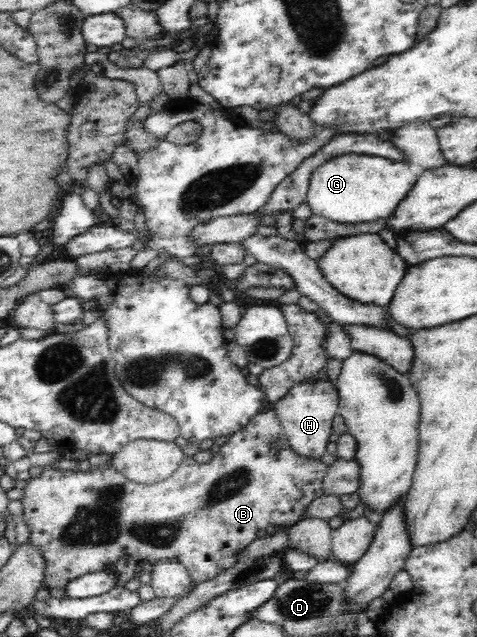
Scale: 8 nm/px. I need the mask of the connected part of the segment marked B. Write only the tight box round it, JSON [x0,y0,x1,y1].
[20,410,329,588]

